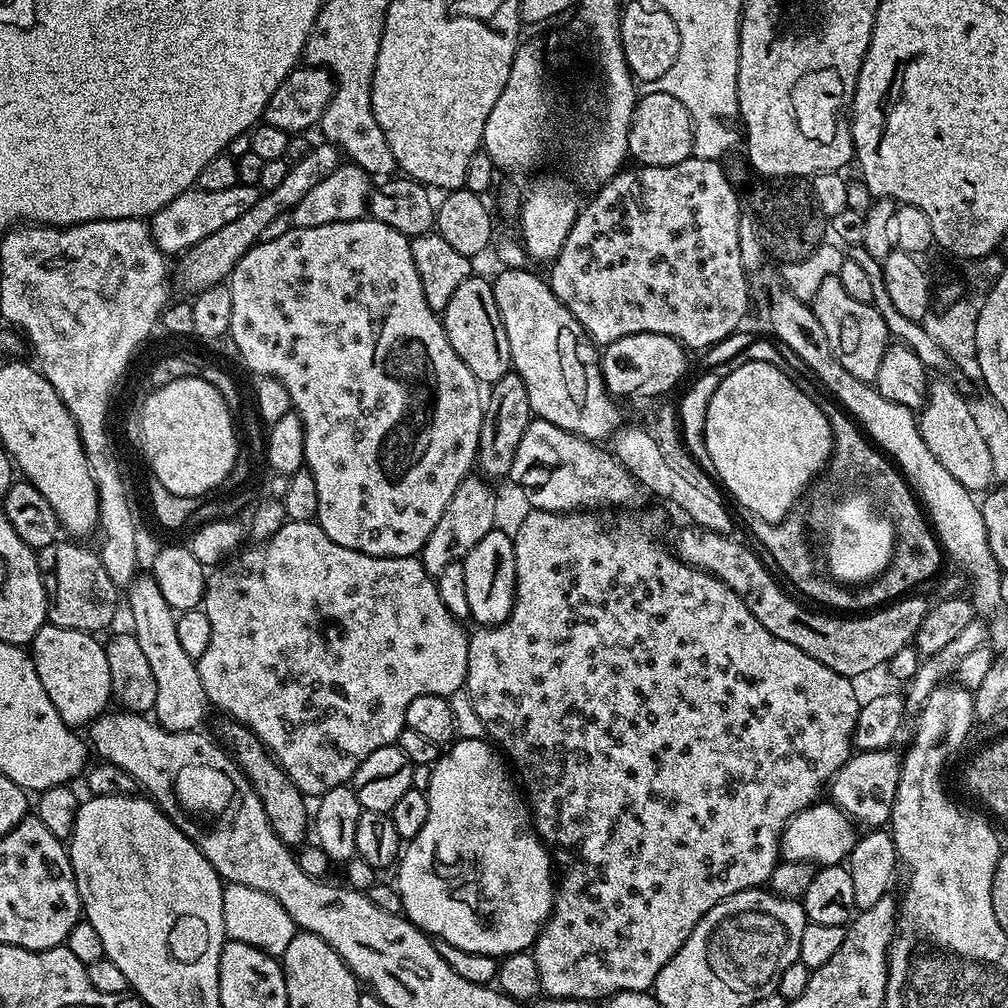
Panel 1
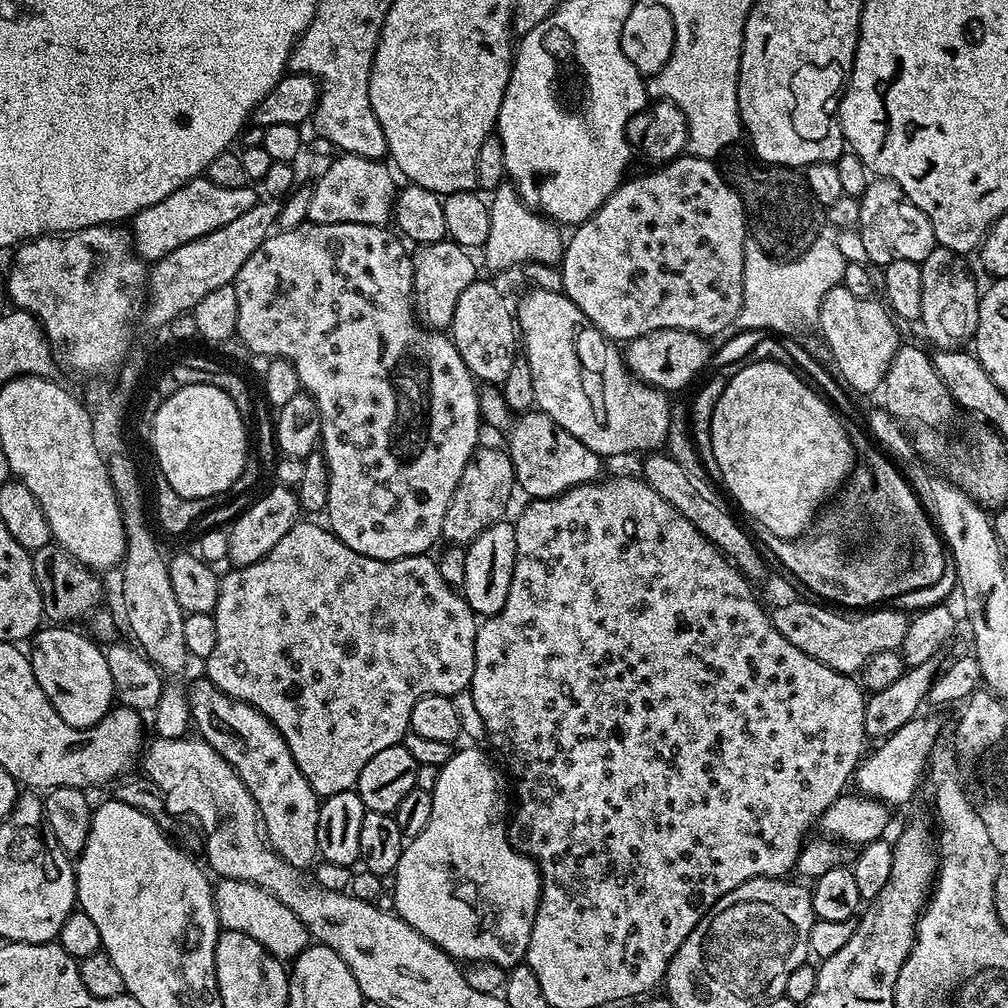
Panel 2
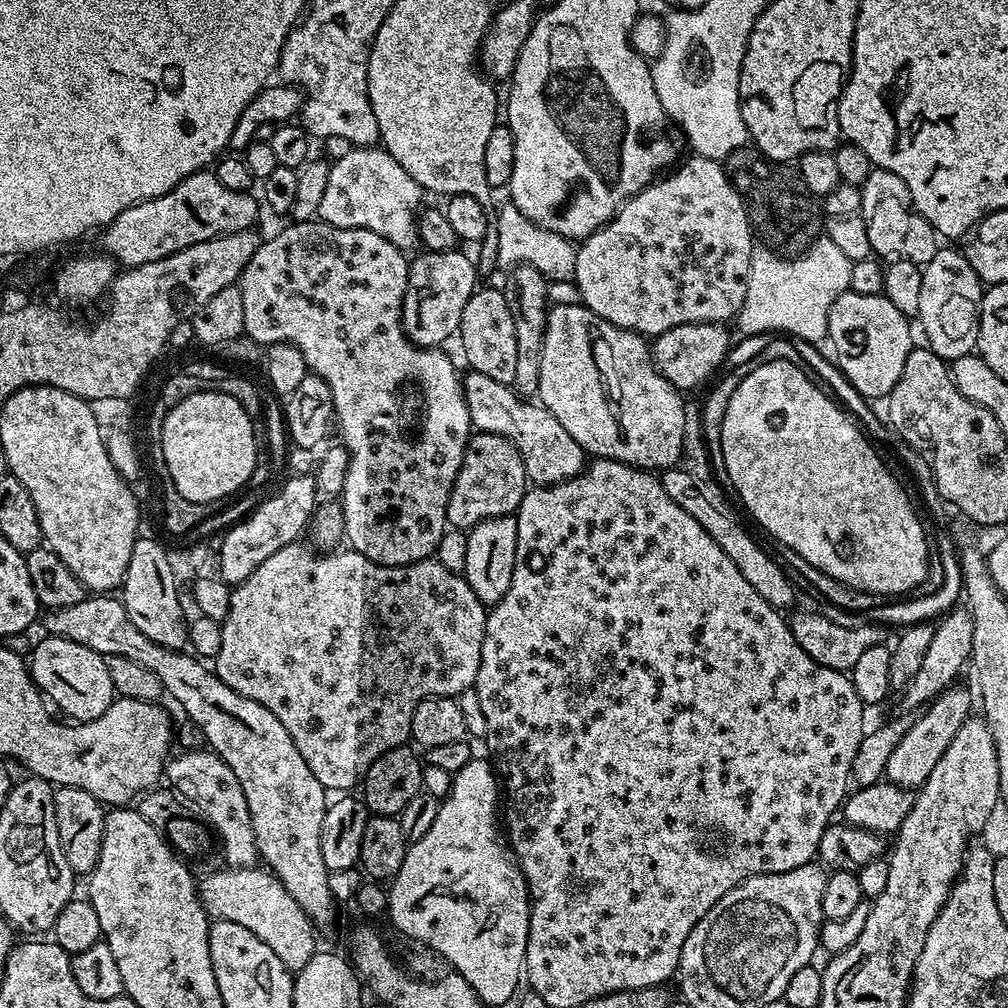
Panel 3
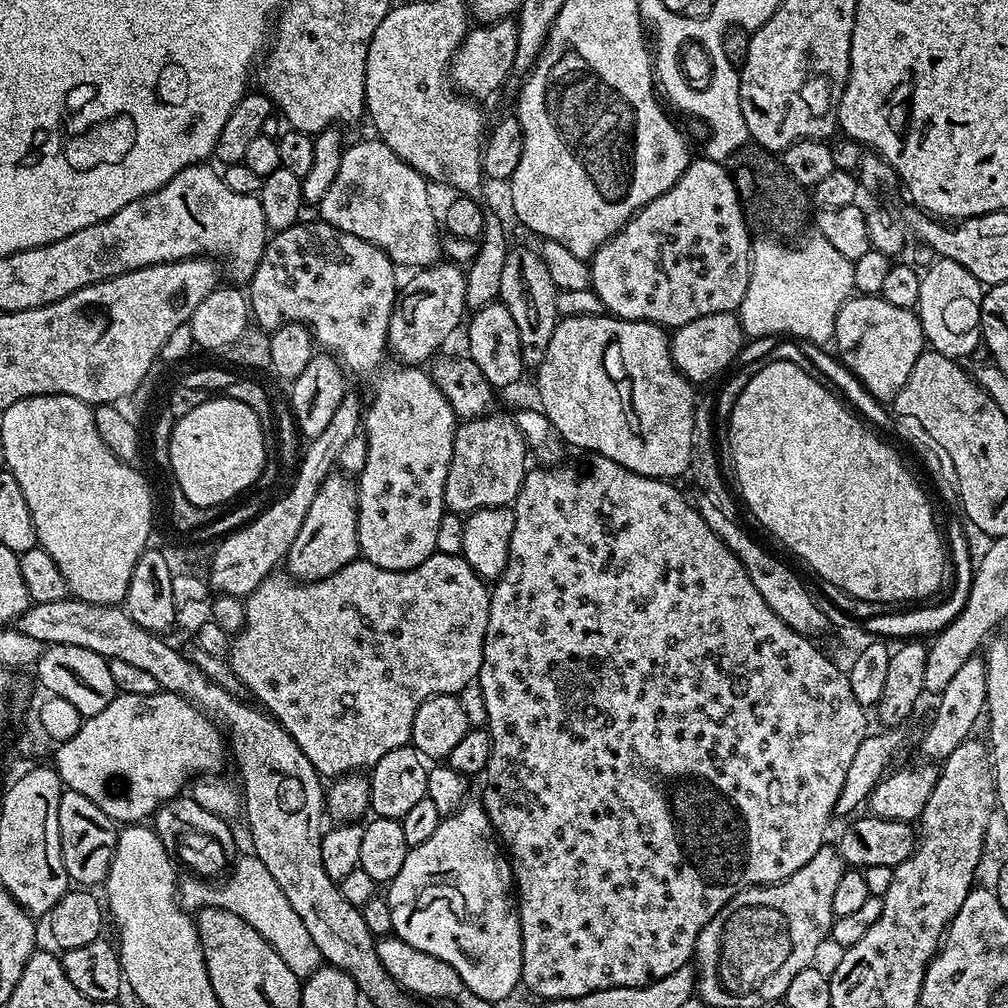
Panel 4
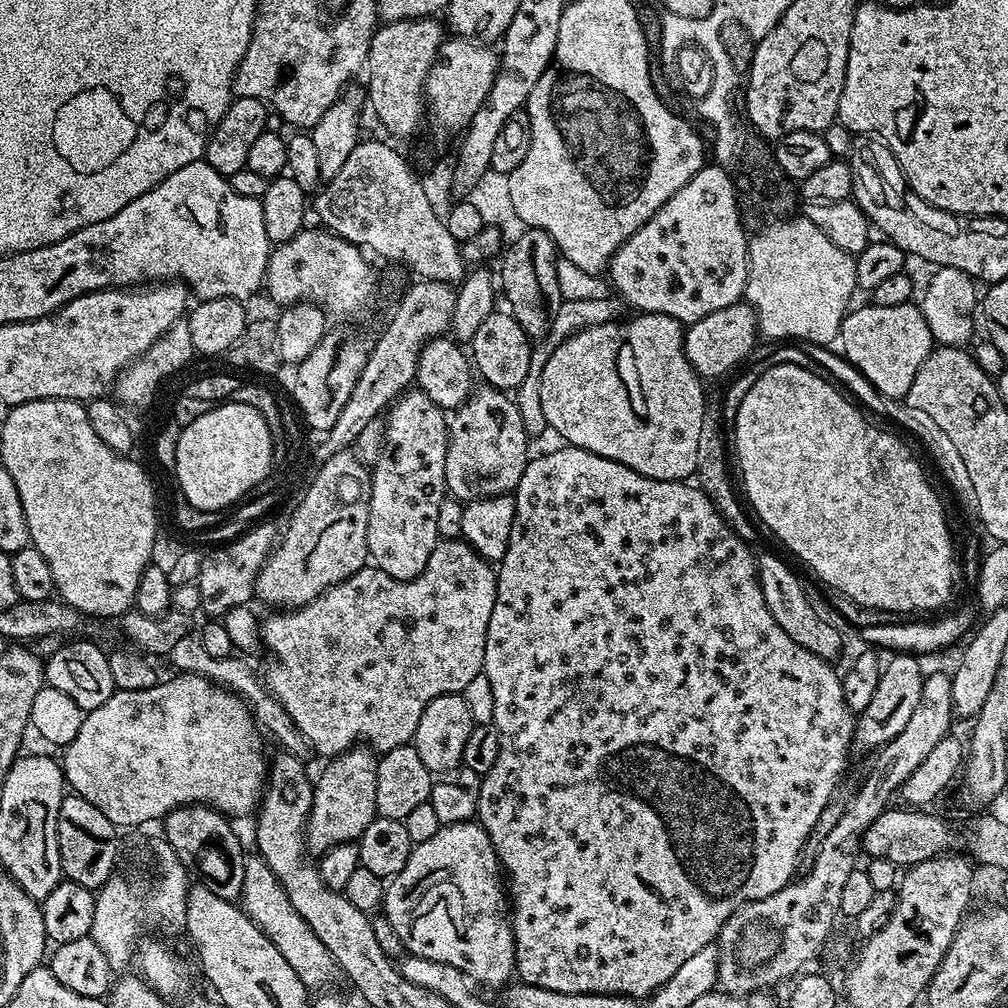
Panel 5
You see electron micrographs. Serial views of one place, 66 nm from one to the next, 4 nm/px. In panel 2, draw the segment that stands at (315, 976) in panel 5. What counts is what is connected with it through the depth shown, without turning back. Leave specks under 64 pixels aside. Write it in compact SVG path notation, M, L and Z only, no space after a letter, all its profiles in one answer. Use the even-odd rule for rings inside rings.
M221 879L219 883L215 885L214 895L221 929L250 934L254 942L261 944L266 952L281 962L295 960L297 954L308 947L310 937L306 926L302 926L294 910L286 910L286 906L282 906L274 894L241 880Z

